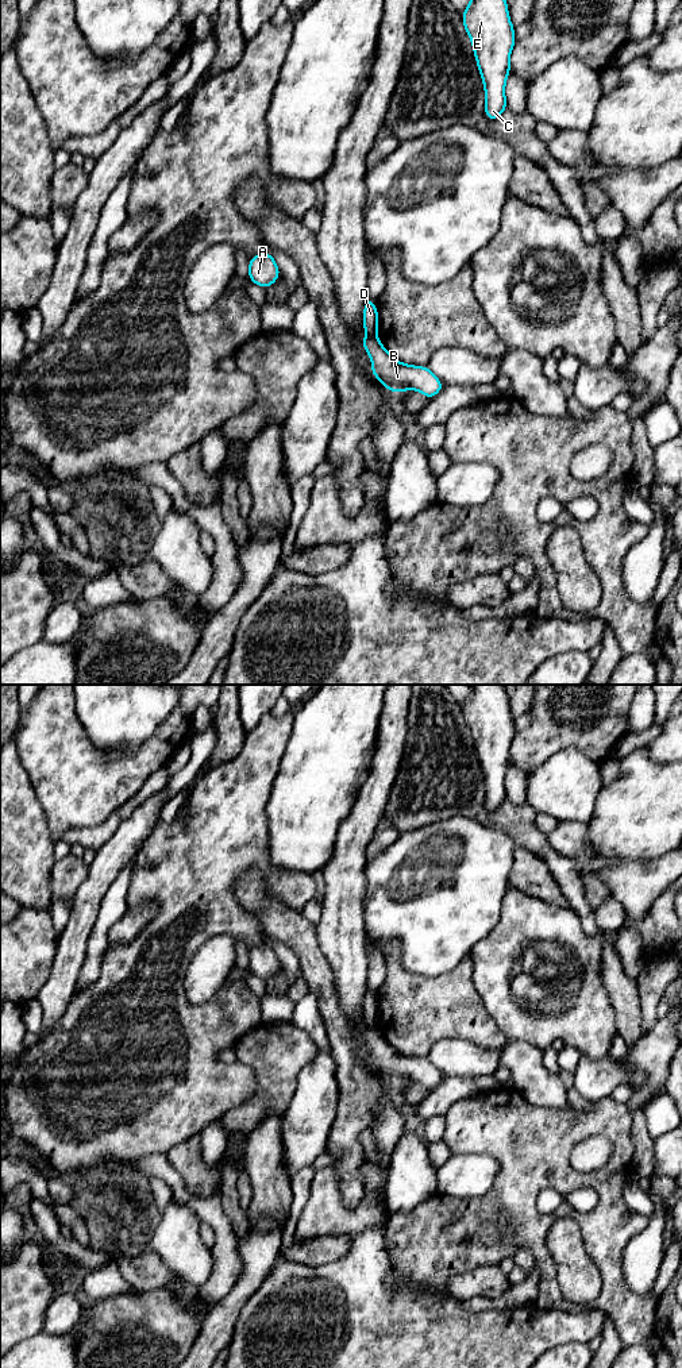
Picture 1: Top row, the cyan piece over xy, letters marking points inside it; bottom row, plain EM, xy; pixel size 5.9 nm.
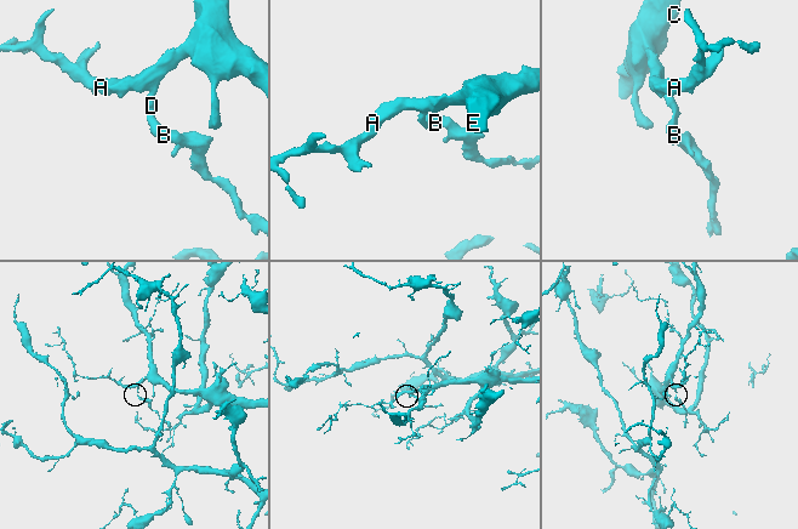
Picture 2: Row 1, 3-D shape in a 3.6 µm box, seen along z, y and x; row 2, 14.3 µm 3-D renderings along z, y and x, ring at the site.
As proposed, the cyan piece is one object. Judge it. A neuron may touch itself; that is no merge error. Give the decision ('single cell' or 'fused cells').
fused cells

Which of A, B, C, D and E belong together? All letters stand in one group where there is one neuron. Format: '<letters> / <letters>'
A C D E / B

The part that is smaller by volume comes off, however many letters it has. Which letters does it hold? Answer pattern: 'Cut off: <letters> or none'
Cut off: B

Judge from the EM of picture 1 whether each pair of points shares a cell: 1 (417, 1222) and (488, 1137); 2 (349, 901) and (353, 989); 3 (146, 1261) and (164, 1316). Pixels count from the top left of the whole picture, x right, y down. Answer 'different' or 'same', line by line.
1: same
2: same
3: different

